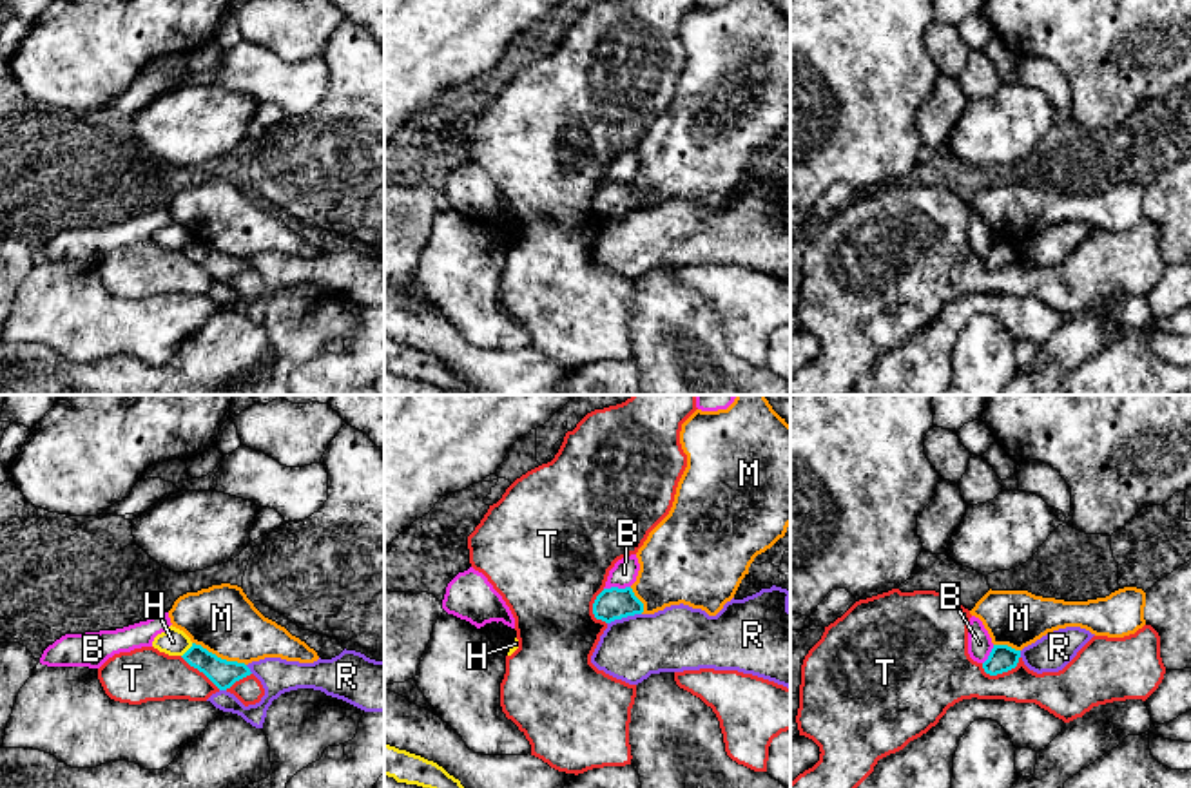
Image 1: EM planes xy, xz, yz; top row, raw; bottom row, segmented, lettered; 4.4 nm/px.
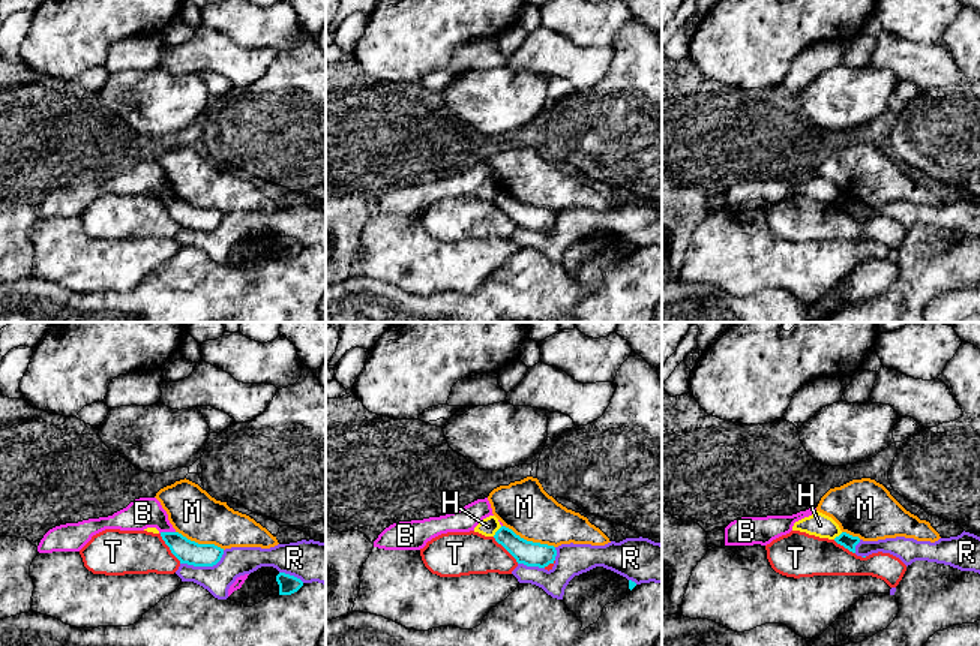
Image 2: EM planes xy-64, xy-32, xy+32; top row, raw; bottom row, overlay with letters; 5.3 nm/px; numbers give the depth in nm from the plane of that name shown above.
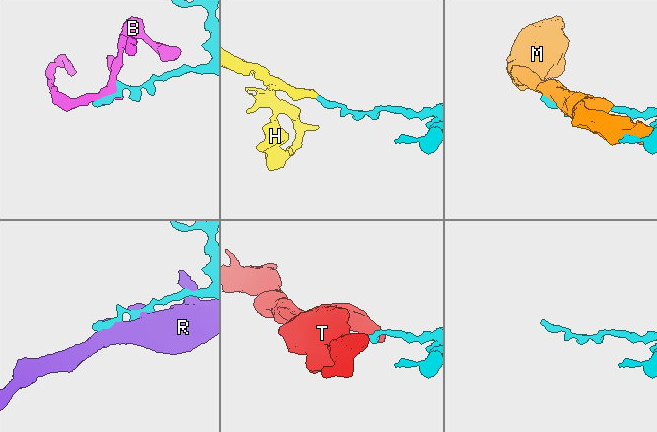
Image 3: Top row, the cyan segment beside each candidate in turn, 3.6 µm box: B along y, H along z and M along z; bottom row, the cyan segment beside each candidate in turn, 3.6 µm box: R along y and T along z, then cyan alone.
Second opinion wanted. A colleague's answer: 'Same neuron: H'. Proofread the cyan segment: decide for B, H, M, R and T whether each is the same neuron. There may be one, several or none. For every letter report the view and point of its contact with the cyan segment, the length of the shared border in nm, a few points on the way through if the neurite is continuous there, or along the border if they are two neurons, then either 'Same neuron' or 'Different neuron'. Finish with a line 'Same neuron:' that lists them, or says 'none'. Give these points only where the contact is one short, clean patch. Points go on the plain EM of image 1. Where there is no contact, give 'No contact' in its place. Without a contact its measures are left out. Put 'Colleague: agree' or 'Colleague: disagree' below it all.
B: Touches cyan at xz (617, 182). Shared border 120 nm. Different neuron
H: Touches cyan at xy (187, 245). Shared border 80 nm. Boundary: xy (193, 238), (182, 250). Different neuron
M: Touches cyan at xy (220, 252). Shared border 260 nm. Different neuron
R: Touches cyan at xz (624, 211). Shared border 160 nm. Different neuron
T: Touches cyan at yz (1003, 265). Shared border 180 nm. Different neuron
Same neuron: none
Colleague: disagree

